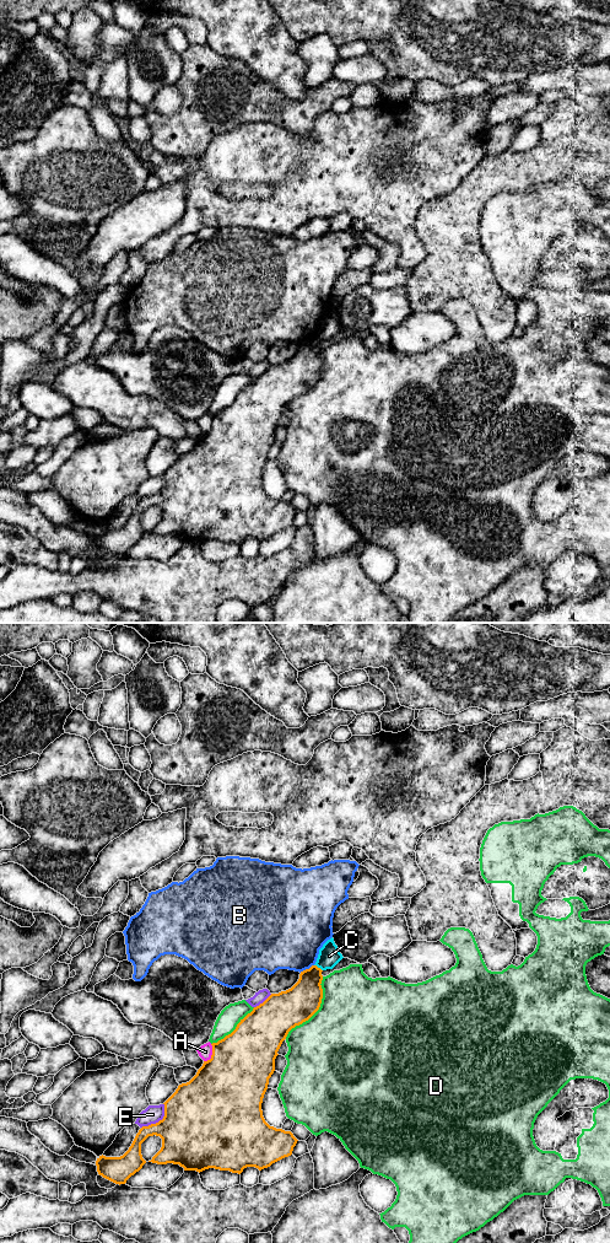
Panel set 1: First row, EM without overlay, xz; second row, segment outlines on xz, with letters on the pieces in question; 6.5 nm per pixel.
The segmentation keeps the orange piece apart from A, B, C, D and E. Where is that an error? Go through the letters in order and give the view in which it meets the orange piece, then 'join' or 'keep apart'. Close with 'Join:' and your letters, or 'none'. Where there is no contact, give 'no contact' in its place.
A: xz | keep apart
B: xz | keep apart
C: xz | keep apart
D: xz | keep apart
E: xz | keep apart
Join: none

